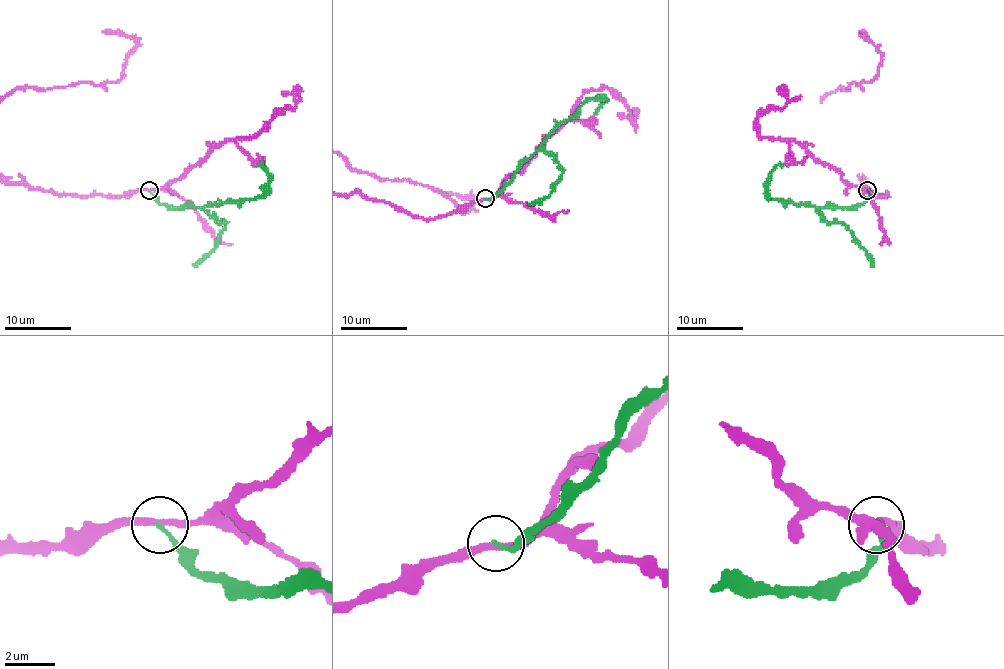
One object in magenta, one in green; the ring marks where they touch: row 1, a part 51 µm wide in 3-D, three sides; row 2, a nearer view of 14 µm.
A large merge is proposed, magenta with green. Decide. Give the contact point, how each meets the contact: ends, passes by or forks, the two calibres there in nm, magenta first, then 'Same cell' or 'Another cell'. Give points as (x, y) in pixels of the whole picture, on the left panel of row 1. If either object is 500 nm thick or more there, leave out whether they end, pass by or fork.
Place: (149, 190). At the ring magenta passes by. At the ring green ends. Thickness 240 nm (magenta) against 160 nm. Another cell

